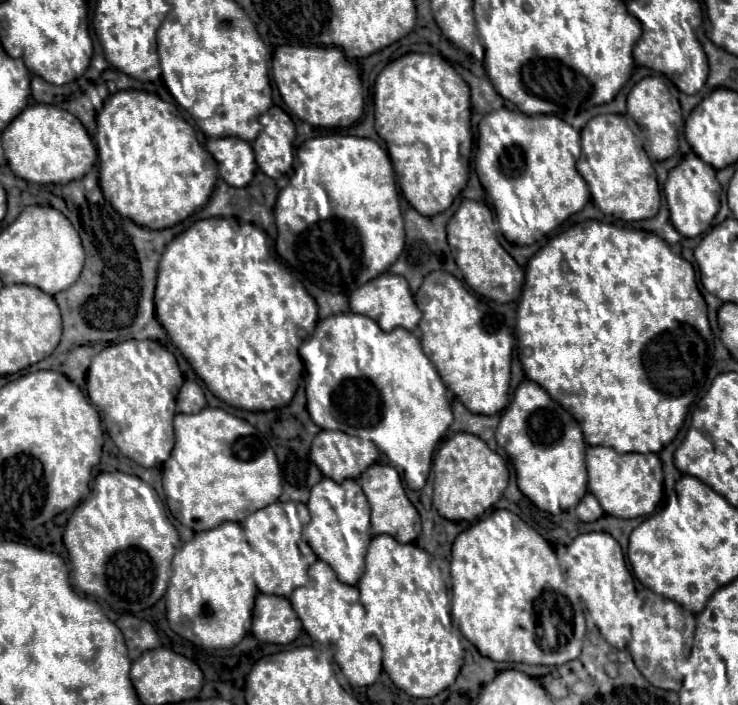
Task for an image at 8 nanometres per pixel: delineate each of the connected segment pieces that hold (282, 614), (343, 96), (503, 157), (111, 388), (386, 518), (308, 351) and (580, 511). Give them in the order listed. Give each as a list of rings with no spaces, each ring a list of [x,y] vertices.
[[[262,593],[256,597],[252,617],[252,633],[256,639],[264,643],[286,645],[298,637],[300,629],[302,623],[286,597],[274,597]]]
[[[279,46],[274,51],[272,77],[286,107],[314,127],[350,127],[363,115],[364,95],[358,67],[336,47]]]
[[[502,107],[498,111],[486,113],[478,123],[476,173],[488,193],[490,205],[496,211],[502,235],[514,245],[532,245],[540,241],[546,233],[556,229],[562,221],[578,213],[590,201],[588,185],[576,171],[572,151],[568,149],[568,145],[580,145],[580,133],[566,121],[562,121],[558,129],[558,121],[560,119],[554,115],[526,115]]]
[[[124,341],[100,351],[88,369],[88,397],[99,412],[102,430],[122,455],[142,467],[160,467],[172,453],[176,395],[184,379],[176,357],[156,341]]]
[[[374,463],[372,467],[368,467],[362,473],[358,483],[360,483],[360,487],[362,487],[362,491],[364,491],[364,495],[370,503],[370,509],[372,509],[372,519],[370,519],[372,535],[386,533],[386,535],[394,537],[400,543],[416,541],[416,537],[420,535],[420,515],[414,509],[414,505],[408,501],[398,471],[392,465]]]
[[[340,313],[318,321],[314,335],[300,345],[300,357],[306,367],[306,397],[312,421],[322,429],[338,429],[372,441],[402,473],[410,489],[422,489],[430,473],[435,449],[444,439],[454,417],[448,401],[448,389],[436,367],[424,355],[420,339],[402,327],[386,333],[370,317]]]
[[[586,493],[576,507],[576,517],[582,521],[596,521],[602,515],[604,515],[604,511],[602,511],[600,503],[596,501],[596,497],[592,497],[592,493]]]

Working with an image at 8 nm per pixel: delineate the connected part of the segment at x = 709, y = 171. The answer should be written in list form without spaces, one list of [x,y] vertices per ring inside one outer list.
[[[688,153],[680,165],[676,165],[666,179],[664,193],[670,209],[670,221],[684,237],[698,237],[710,225],[720,209],[720,183],[716,179],[716,169],[704,163],[696,153]]]

